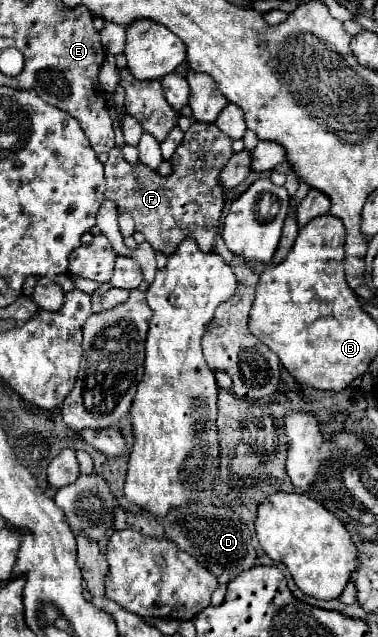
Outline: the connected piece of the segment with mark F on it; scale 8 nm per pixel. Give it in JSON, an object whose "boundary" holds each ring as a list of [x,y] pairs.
{"boundary":[[[195,120],[171,158],[173,172],[169,176],[161,176],[145,164],[127,162],[121,148],[115,146],[105,164],[105,198],[117,204],[119,214],[129,214],[135,220],[135,230],[141,232],[155,250],[171,254],[183,238],[193,236],[197,244],[209,252],[215,244],[215,232],[225,204],[225,188],[219,176],[233,156],[231,146],[233,140],[215,124]]]}

